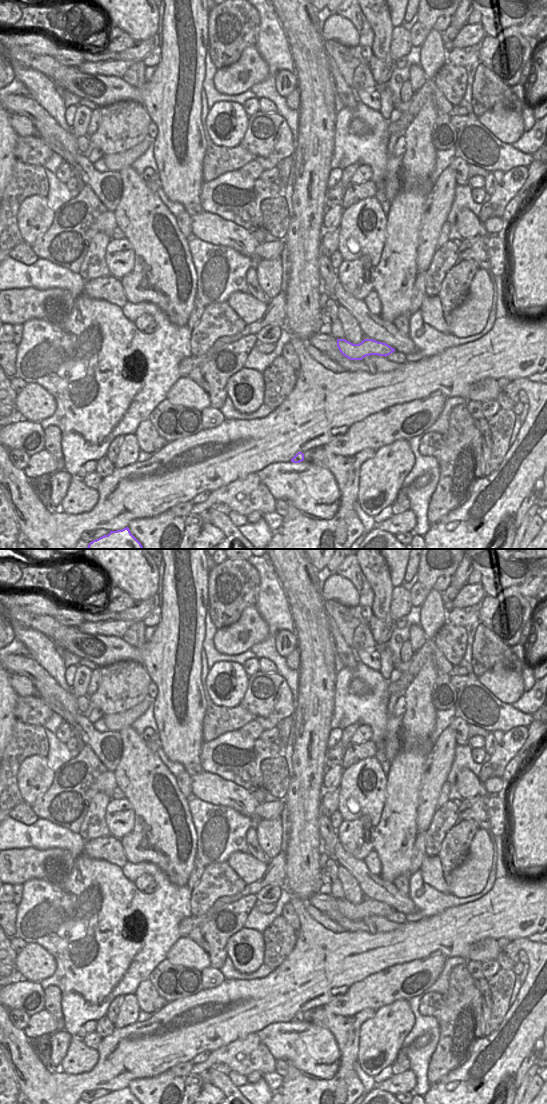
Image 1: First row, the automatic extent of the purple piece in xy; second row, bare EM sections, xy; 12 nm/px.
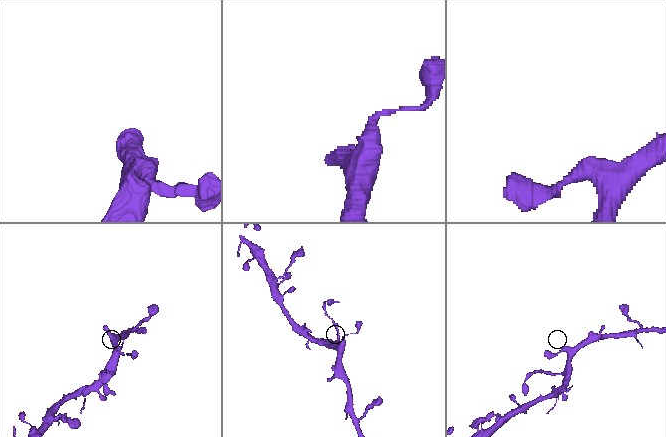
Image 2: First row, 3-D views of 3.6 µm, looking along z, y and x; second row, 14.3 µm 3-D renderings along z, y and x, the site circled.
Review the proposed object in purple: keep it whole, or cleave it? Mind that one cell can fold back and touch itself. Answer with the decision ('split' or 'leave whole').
split

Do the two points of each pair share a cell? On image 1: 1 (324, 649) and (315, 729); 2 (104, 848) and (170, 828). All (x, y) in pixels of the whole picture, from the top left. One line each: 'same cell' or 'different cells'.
1: same cell
2: different cells

